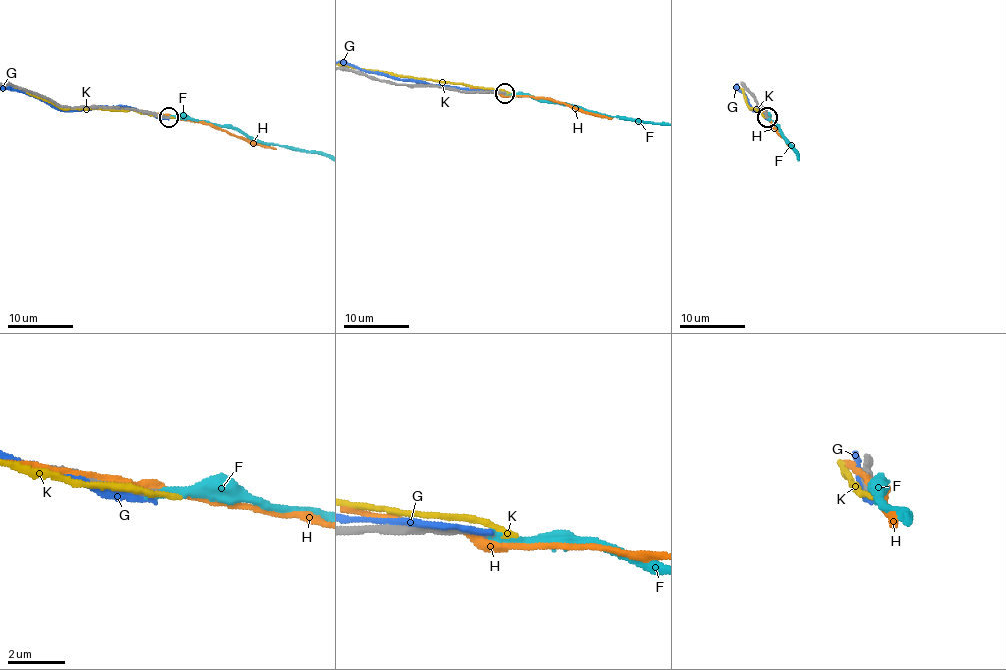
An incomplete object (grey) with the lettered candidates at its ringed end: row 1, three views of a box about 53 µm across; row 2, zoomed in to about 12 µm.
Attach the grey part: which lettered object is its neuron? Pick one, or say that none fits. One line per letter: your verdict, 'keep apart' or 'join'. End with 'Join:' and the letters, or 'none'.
F: join
G: keep apart
H: keep apart
K: keep apart
Join: F

